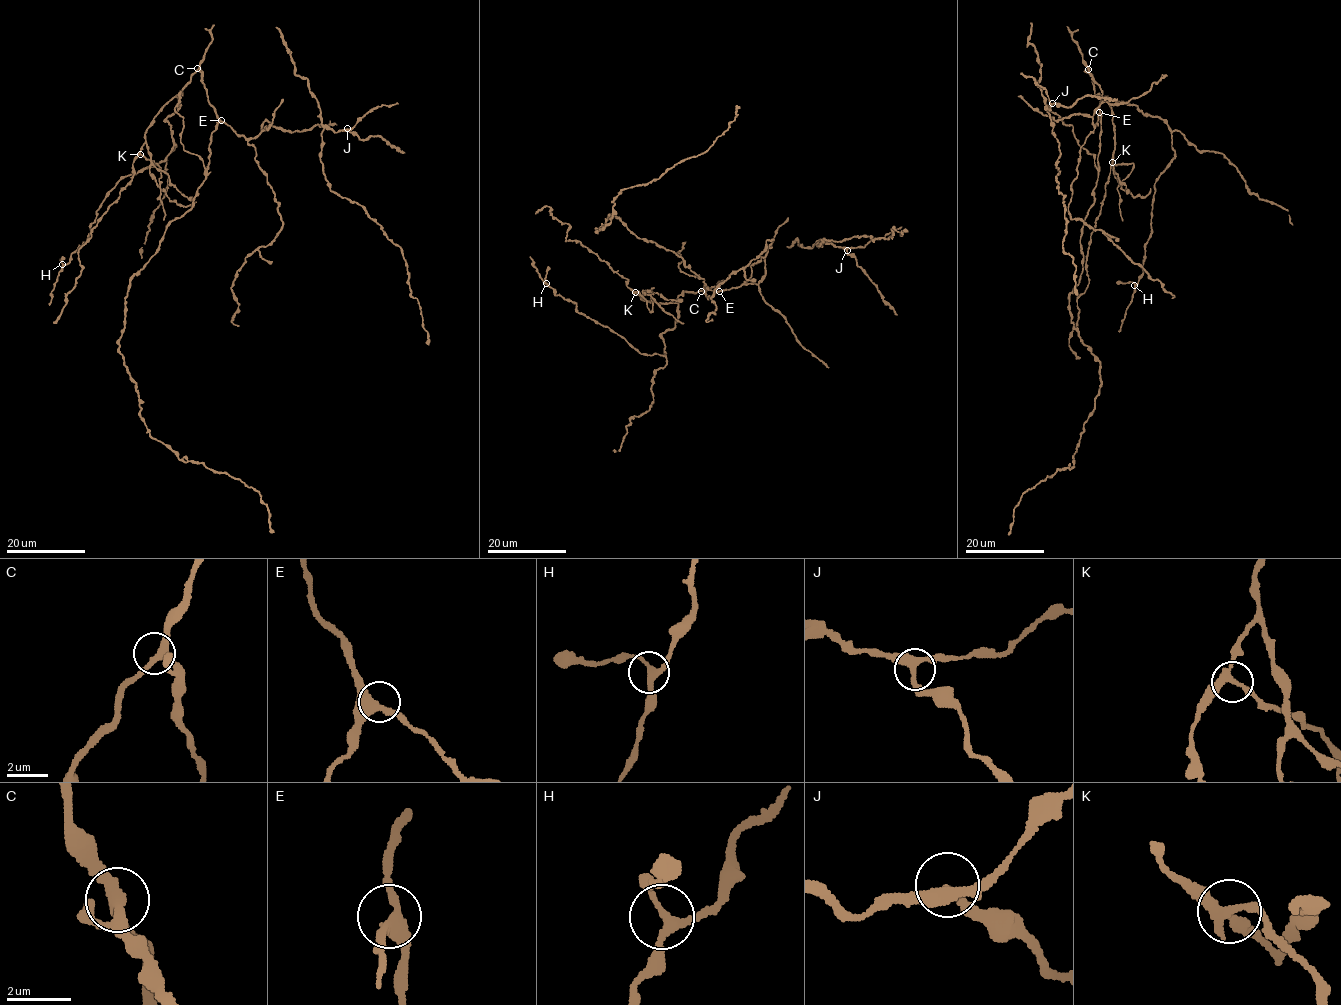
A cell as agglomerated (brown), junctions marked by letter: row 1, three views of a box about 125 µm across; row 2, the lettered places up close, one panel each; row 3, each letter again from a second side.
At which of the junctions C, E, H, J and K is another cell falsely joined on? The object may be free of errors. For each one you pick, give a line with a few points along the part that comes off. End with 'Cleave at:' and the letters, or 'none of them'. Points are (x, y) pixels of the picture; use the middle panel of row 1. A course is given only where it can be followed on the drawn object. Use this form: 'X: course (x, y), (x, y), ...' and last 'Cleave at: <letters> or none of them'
K: course (635, 291), (646, 301), (650, 312), (653, 302), (649, 289), (651, 288)
Cleave at: K

